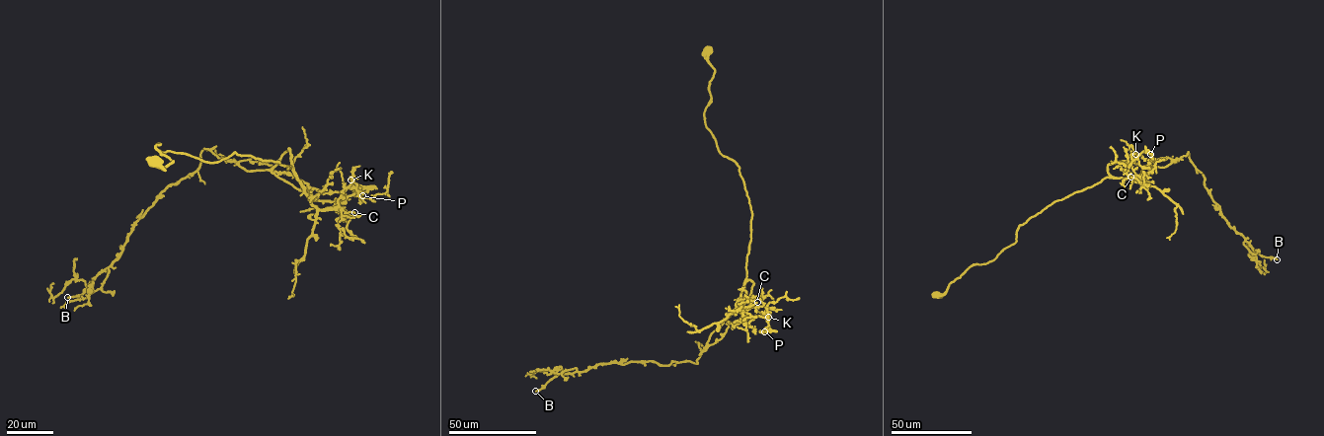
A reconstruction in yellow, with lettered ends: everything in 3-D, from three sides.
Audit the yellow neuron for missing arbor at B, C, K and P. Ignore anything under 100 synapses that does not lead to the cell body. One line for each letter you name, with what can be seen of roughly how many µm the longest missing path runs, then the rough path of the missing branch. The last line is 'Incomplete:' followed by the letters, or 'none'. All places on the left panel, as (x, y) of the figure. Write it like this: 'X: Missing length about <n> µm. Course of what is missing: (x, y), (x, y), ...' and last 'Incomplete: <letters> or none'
Incomplete: none

